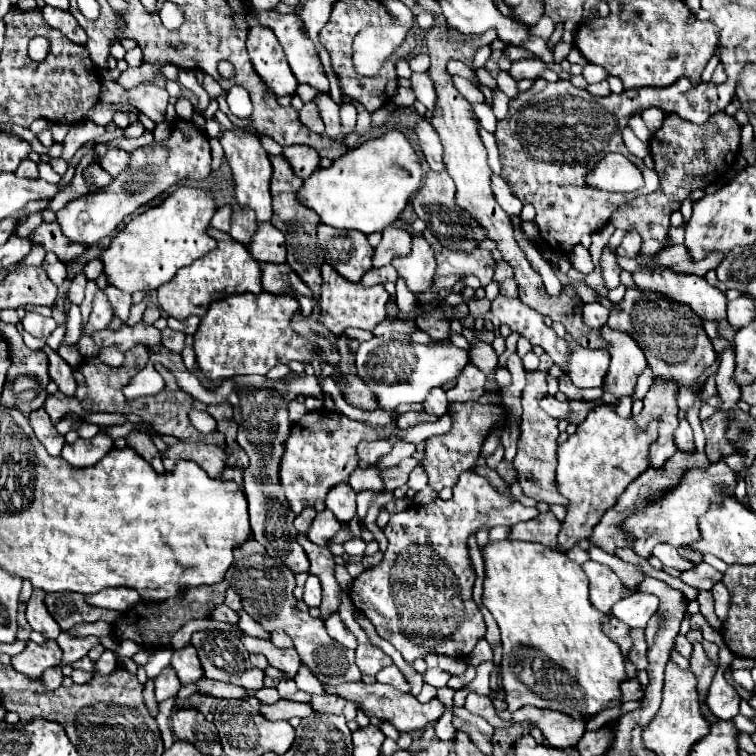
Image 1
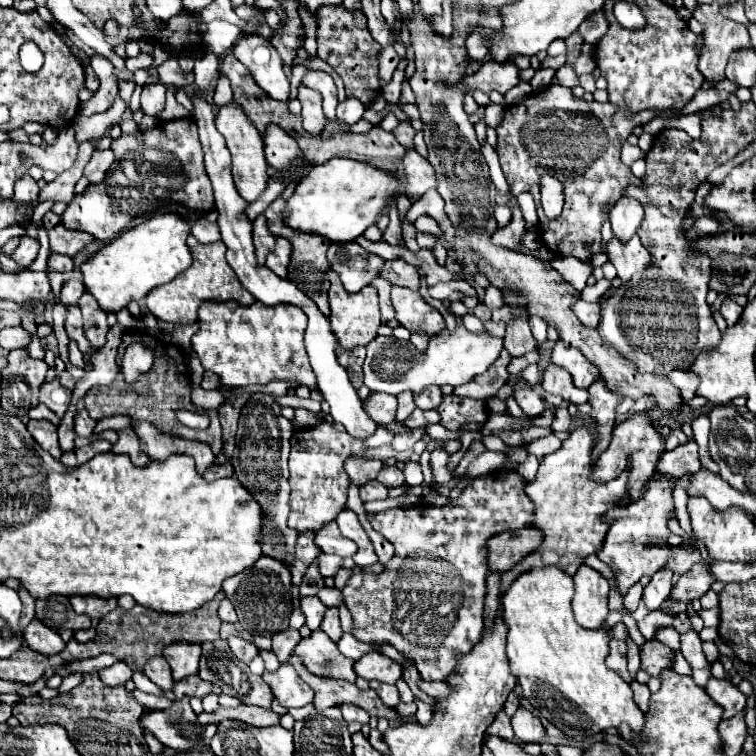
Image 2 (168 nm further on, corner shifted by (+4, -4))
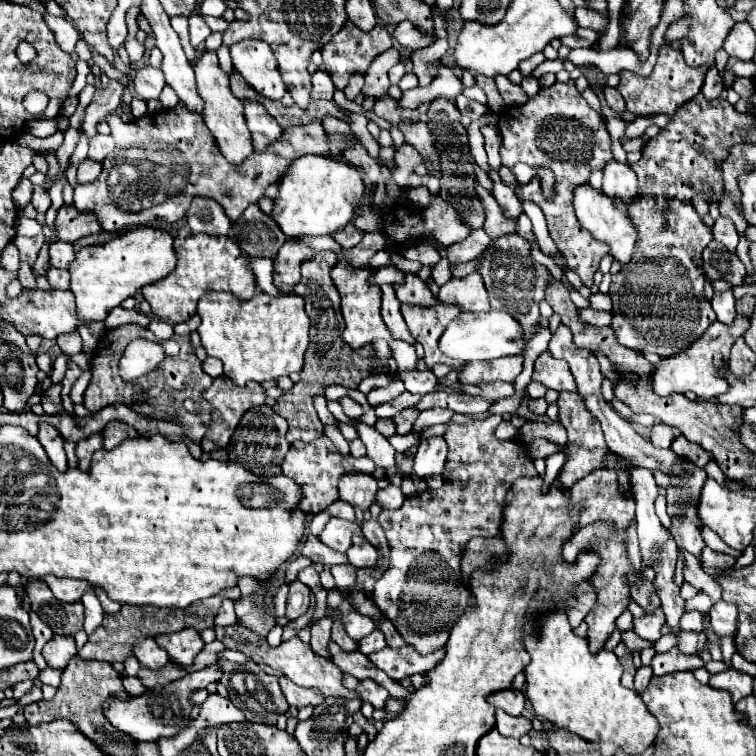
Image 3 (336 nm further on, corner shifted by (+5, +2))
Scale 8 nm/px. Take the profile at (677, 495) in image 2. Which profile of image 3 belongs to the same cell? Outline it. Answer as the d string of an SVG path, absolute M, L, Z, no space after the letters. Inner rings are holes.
M708 545L702 549L700 553L700 561L702 561L702 569L710 575L710 577L718 577L724 569L732 567L734 565L734 557L732 555L726 555L726 553L718 553L718 551L712 551Z

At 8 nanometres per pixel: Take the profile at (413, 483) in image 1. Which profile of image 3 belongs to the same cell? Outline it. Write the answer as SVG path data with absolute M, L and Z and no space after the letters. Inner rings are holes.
M430 437L418 445L418 451L414 455L414 465L412 471L418 477L428 477L434 473L444 473L444 463L446 463L446 441L444 437Z

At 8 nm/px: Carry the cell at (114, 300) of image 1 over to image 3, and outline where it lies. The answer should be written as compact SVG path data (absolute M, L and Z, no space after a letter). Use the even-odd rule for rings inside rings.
M152 317L150 319L150 325L148 325L148 329L156 335L156 339L170 339L172 335L174 335L174 331L172 331L172 325L166 325L164 321L158 321L156 317Z

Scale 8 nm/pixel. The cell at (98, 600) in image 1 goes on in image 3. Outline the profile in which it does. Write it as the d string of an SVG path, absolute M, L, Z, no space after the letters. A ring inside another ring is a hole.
M46 575L44 583L52 589L54 597L58 601L62 601L62 603L80 601L86 591L94 589L88 581L82 581L82 579L60 579L60 577L54 577L54 575Z

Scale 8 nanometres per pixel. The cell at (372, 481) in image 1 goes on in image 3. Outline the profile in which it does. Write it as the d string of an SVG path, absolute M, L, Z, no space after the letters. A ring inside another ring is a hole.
M390 485L386 489L378 489L376 503L384 509L398 509L404 503L404 493L396 485Z

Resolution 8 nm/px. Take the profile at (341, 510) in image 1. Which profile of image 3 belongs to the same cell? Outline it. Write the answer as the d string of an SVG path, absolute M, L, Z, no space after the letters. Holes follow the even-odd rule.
M354 535L354 547L348 549L348 561L356 567L372 567L378 561L378 549L362 535Z

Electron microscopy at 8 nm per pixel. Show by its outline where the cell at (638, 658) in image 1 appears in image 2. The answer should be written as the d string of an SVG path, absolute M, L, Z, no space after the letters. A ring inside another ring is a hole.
M647 641L641 647L641 669L645 669L651 677L659 677L661 671L673 669L673 649L659 641Z

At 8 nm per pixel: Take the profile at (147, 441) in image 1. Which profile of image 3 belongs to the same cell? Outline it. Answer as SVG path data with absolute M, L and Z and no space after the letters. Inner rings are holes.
M112 421L110 425L106 425L106 429L102 431L102 435L104 435L104 447L106 449L114 449L122 441L126 441L126 439L132 437L130 427L126 423L120 423L120 421Z

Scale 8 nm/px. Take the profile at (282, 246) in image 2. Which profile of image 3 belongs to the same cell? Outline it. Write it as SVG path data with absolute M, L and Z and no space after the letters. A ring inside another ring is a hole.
M286 241L274 261L274 285L284 293L292 293L298 277L300 277L300 263L312 257L314 251L304 241Z

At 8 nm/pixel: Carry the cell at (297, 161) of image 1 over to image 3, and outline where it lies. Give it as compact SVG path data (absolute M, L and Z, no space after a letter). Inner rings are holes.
M242 101L242 103L244 103L248 129L252 133L254 149L260 153L260 151L268 149L274 141L278 141L284 131L274 121L274 117L270 117L270 113L266 113L266 109L260 103L256 103L256 101Z

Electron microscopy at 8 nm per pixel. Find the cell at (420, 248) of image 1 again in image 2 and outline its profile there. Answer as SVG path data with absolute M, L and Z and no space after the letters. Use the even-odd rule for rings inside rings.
M393 287L391 299L397 311L399 325L403 325L409 333L425 333L433 337L445 329L443 315L437 309L433 309L429 303L425 303L417 291Z

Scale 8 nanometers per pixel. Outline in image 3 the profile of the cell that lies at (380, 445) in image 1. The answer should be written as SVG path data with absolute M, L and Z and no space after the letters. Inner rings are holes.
M344 473L340 477L338 489L342 501L360 509L368 509L374 501L374 493L378 491L378 485L372 473Z

